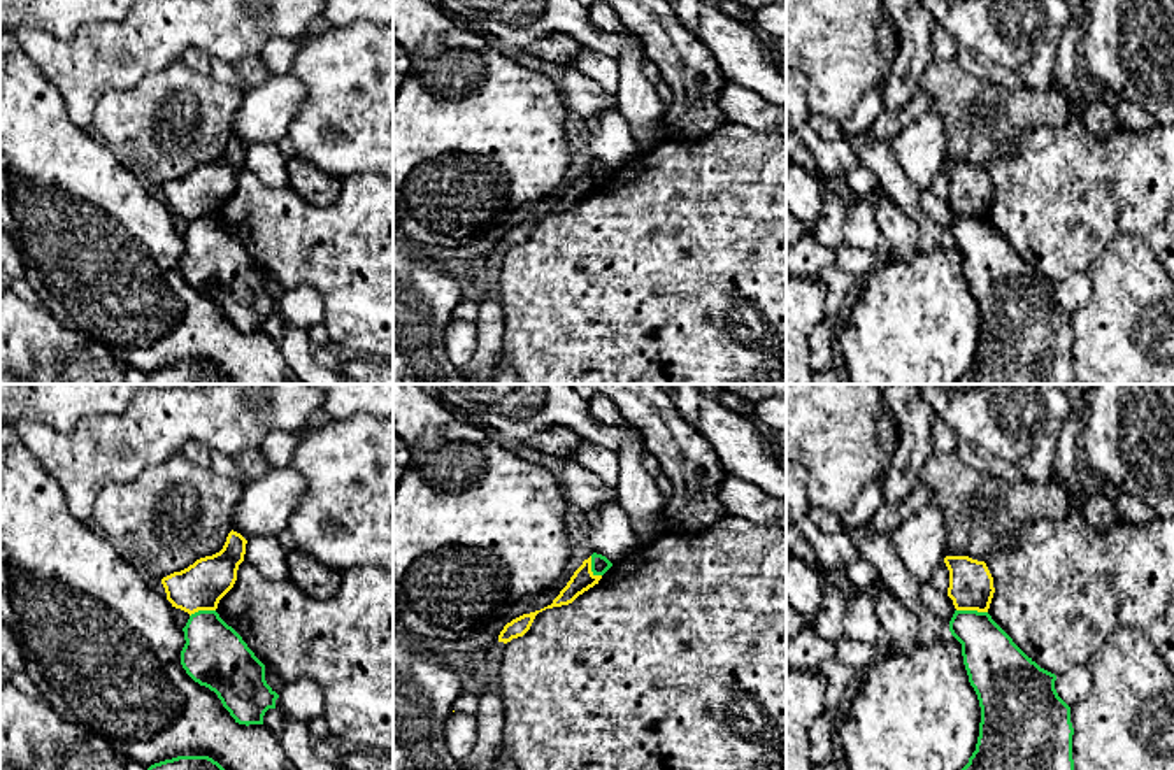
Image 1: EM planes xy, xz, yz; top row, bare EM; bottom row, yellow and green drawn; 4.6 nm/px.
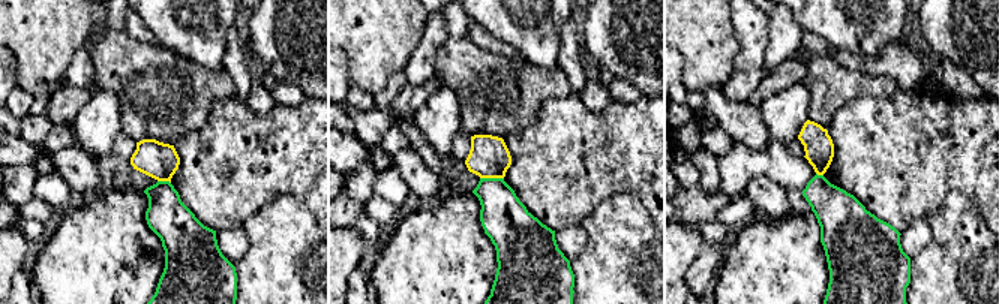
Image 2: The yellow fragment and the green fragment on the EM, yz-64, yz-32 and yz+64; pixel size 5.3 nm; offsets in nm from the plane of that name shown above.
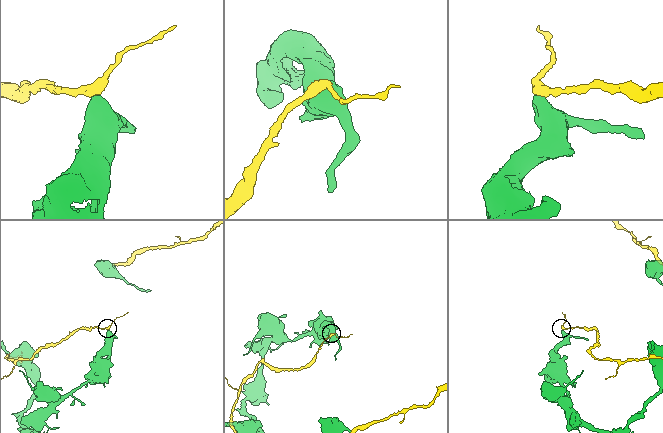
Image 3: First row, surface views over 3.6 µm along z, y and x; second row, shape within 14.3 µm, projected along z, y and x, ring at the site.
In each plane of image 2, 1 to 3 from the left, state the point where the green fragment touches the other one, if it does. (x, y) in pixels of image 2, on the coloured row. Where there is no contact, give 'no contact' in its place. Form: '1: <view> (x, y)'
1: yz-64 (164, 180)
2: yz-32 (492, 177)
3: yz+64 (819, 174)

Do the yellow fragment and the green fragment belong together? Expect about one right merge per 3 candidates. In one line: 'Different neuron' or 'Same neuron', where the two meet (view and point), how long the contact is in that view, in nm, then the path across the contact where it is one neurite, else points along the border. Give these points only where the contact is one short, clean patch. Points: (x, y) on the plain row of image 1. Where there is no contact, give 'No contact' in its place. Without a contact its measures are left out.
Different neuron. Touches yellow at yz (973, 216). Shared border 140 nm. Boundary: yz (957, 216), (987, 220)

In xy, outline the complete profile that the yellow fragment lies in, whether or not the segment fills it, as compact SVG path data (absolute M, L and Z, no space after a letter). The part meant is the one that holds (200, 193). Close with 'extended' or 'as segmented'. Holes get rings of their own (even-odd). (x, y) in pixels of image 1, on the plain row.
M230 139L223 156L197 167L181 179L161 186L172 214L188 219L216 217L219 207L233 195L239 172L244 168L247 147Z; as segmented

